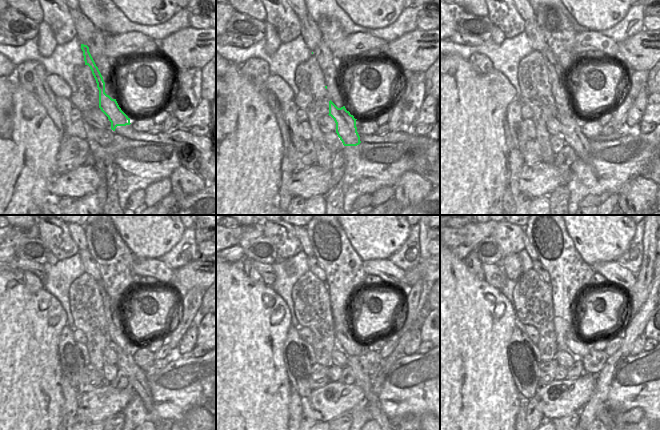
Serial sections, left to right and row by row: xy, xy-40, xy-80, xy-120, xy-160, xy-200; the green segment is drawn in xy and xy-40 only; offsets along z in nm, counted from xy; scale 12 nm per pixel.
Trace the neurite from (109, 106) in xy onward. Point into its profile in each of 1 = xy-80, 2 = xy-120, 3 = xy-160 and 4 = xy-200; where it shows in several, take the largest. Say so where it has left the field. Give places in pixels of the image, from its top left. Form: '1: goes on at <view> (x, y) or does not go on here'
1: goes on at xy-80 (571, 132)
2: goes on at xy-120 (137, 378)
3: goes on at xy-160 (362, 379)
4: goes on at xy-200 (605, 416)

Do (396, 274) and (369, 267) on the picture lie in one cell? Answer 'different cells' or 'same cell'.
same cell

